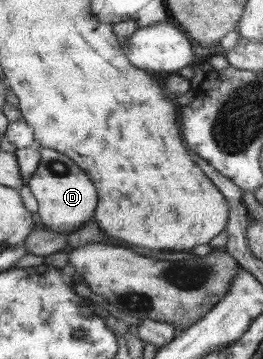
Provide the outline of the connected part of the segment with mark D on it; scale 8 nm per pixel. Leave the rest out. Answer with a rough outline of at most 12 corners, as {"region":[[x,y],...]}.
{"region":[[32,146],[26,186],[41,227],[67,235],[97,207],[95,185],[69,157]]}

